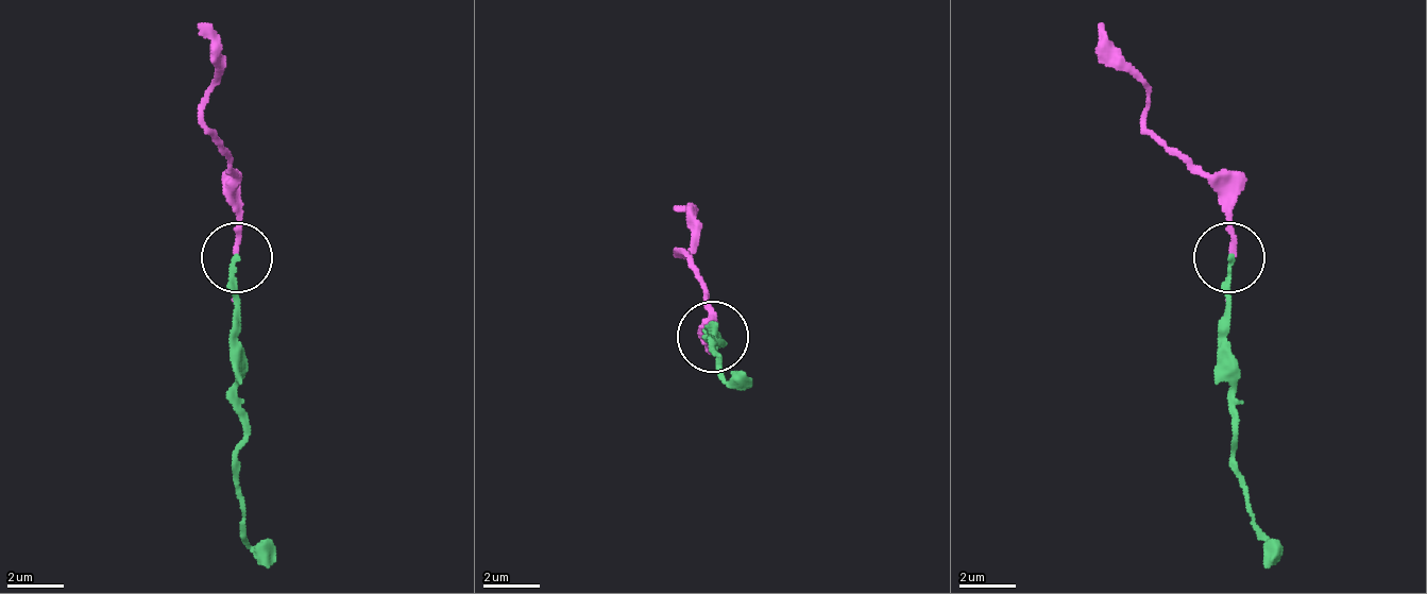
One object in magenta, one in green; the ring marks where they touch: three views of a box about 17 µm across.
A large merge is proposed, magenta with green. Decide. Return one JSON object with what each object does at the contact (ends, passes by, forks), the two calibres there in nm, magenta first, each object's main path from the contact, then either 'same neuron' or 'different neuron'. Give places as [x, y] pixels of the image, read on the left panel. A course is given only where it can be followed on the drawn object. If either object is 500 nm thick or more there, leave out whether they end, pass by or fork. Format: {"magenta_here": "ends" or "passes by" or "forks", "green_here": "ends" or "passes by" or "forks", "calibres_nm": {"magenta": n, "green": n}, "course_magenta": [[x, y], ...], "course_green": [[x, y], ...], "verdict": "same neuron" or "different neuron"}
{"magenta_here": "ends", "green_here": "ends", "calibres_nm": {"magenta": 190, "green": 160}, "course_magenta": [[238, 252], [238, 202], [232, 153], [203, 124], [203, 89], [217, 68], [196, 26]], "course_green": [[238, 259], [238, 471], [245, 542], [273, 563]], "verdict": "same neuron"}

